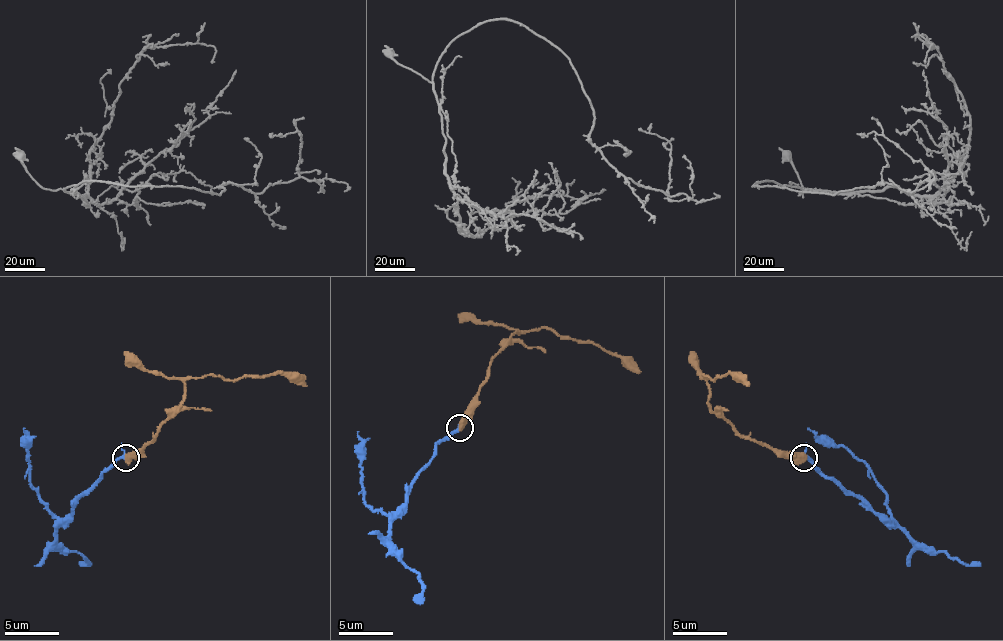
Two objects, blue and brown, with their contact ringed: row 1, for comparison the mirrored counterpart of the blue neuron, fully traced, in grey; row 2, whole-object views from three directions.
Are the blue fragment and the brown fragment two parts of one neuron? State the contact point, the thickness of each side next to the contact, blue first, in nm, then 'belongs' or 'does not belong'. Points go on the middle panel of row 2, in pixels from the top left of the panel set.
(459, 427) | 190/600 nm | belongs

